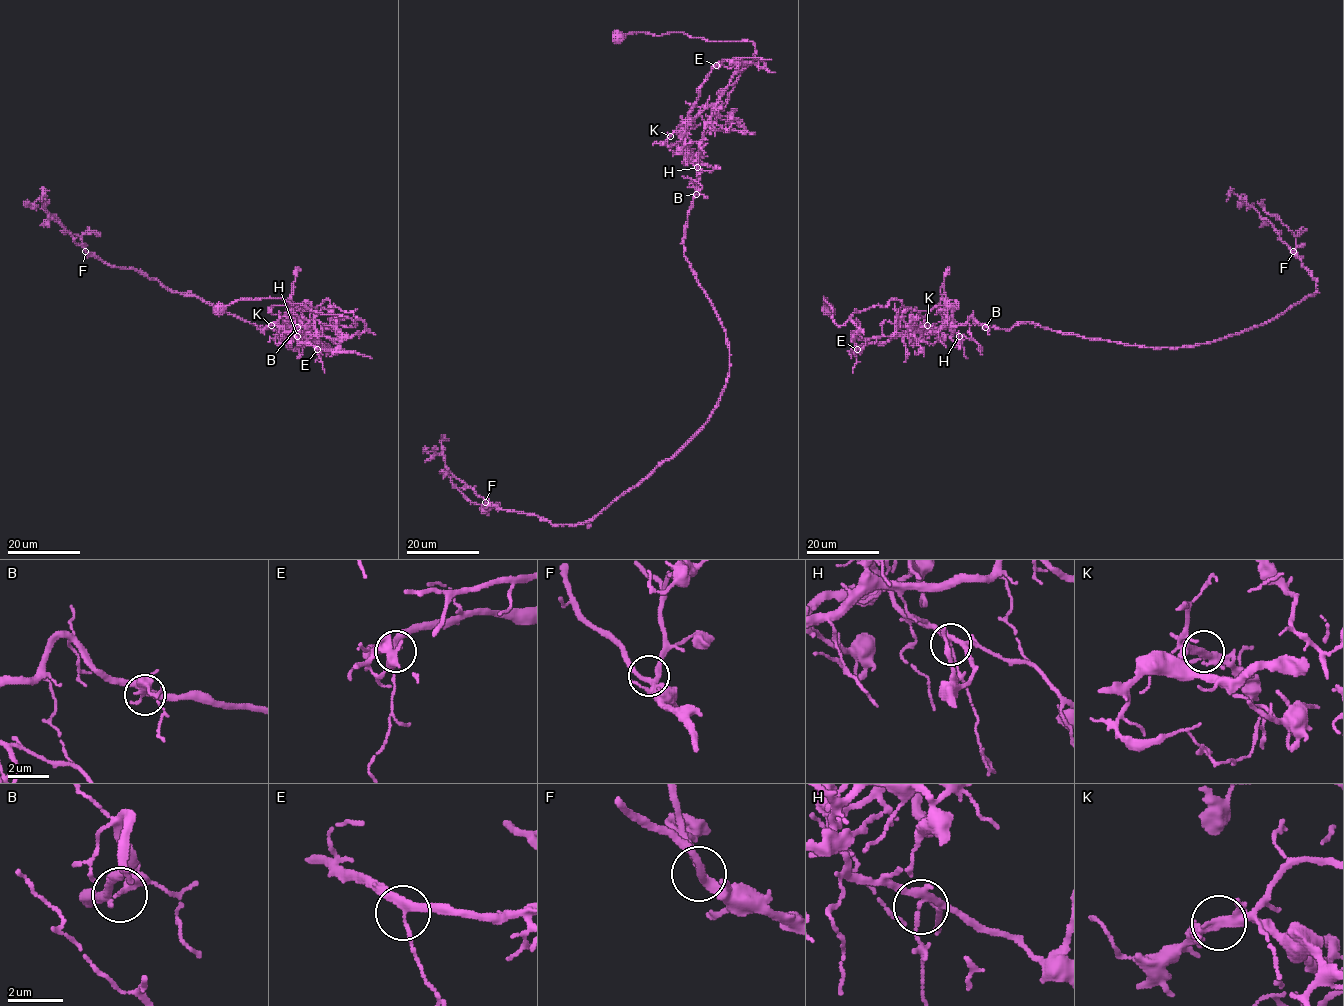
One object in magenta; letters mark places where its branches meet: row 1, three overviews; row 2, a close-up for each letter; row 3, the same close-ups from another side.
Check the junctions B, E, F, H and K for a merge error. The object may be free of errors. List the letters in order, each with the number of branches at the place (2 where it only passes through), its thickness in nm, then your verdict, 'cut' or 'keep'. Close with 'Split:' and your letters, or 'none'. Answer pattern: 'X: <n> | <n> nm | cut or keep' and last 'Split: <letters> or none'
B: 3 | 240 nm | keep
E: 3 | 260 nm | keep
F: 3 | 260 nm | keep
H: 3 | 190 nm | keep
K: 3 | 260 nm | cut
Split: K

